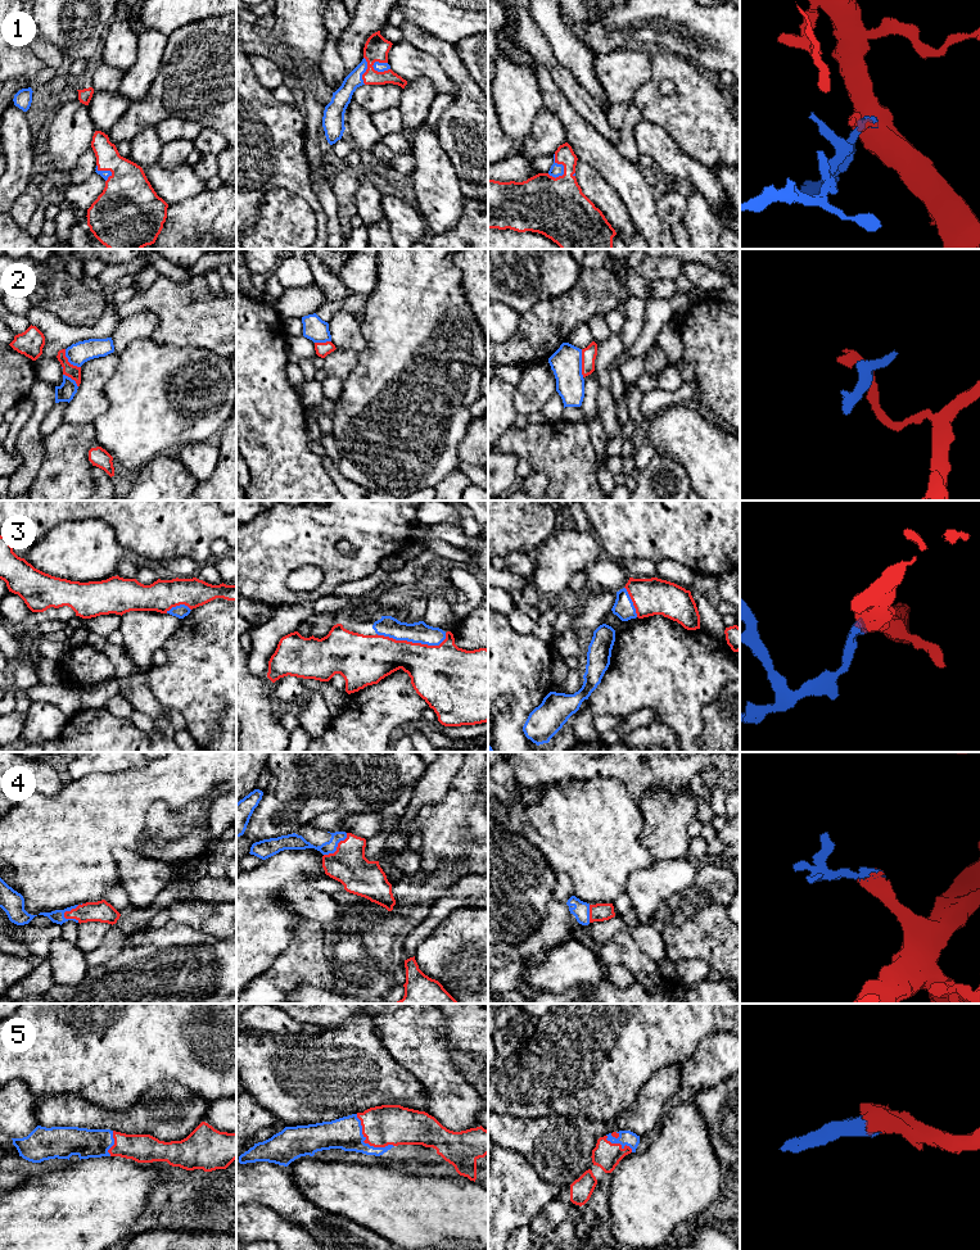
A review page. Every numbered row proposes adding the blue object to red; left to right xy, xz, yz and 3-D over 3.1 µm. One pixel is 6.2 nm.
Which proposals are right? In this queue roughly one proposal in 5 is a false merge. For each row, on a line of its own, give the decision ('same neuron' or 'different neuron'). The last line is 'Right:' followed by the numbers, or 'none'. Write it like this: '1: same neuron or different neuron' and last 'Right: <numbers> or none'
1: same neuron
2: different neuron
3: same neuron
4: same neuron
5: same neuron
Right: 1, 3, 4, 5

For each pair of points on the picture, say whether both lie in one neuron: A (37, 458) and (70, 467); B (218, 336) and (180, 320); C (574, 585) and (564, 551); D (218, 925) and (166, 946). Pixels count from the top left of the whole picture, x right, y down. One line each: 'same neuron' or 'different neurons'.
A: different neurons
B: same neuron
C: different neurons
D: different neurons

